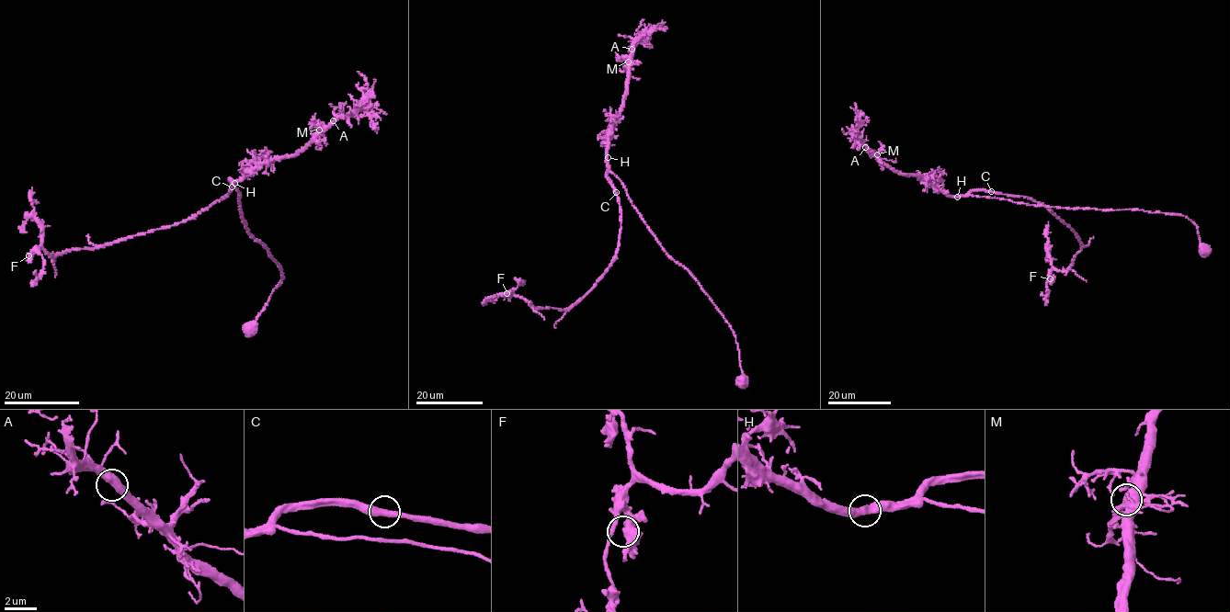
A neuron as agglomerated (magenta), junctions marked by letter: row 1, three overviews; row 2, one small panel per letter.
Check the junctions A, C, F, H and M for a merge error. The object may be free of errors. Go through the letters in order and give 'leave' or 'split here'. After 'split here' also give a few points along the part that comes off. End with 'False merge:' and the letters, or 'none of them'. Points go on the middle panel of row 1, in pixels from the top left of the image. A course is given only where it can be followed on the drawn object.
A: leave
C: leave
F: leave
H: leave
M: leave
False merge: none of them

